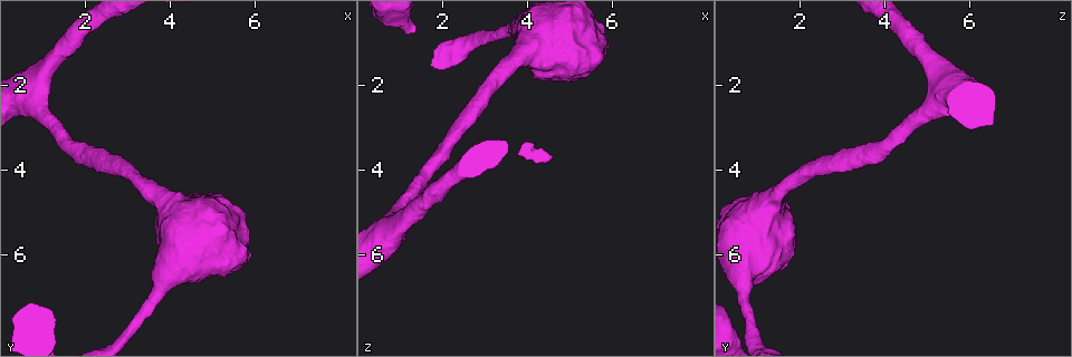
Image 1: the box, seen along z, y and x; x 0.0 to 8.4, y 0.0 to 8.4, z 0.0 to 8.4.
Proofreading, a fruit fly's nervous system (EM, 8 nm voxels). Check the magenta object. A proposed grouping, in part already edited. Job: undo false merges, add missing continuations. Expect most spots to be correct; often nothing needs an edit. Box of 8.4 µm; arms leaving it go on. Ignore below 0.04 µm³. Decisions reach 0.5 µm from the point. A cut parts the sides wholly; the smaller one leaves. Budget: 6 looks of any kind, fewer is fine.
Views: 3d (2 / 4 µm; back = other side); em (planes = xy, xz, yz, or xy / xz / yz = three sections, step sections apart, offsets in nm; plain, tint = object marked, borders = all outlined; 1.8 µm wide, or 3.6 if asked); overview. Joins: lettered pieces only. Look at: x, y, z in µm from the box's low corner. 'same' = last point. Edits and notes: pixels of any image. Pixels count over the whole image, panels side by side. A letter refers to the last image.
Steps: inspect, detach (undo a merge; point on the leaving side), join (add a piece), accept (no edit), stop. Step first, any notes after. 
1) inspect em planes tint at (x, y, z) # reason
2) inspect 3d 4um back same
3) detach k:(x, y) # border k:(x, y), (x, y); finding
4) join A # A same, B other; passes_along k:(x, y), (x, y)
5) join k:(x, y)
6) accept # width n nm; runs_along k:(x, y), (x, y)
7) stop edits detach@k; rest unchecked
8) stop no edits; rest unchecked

inspect em planes borders at (0.90, 2.40, 5.10) # calibre changes

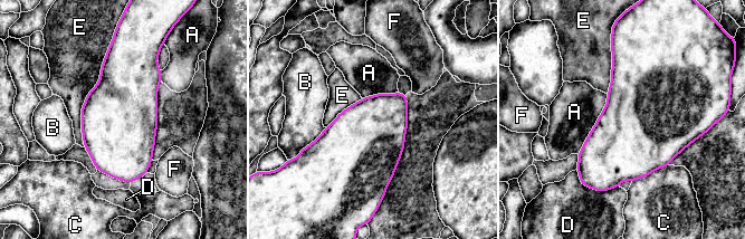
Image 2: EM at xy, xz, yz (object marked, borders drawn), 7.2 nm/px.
accept # A other, B other, C other, D other, E other, F other; border 2:(608, 94), (605, 106), (578, 154); continuous, no second neuron

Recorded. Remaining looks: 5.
inspect 3d 4um at (4.05, 4.95, 1.20) # thick turns thin

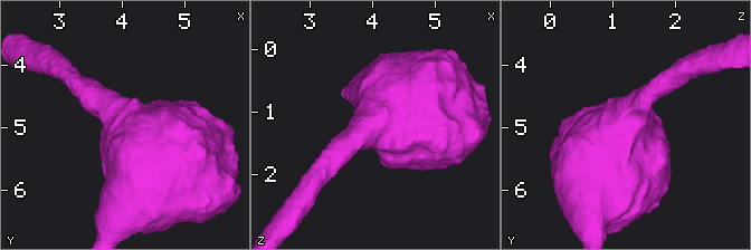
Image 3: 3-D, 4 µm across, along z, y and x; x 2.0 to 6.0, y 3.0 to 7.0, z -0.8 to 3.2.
inspect em 3.6um yz step 8 tint at (4.05, 4.90, 1.20)

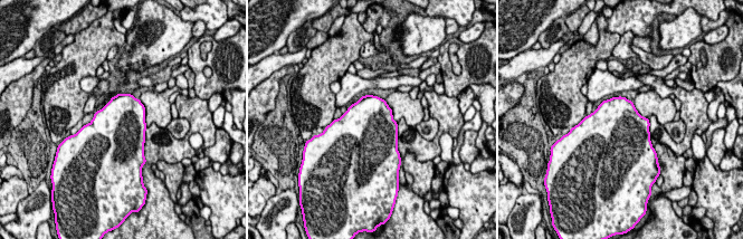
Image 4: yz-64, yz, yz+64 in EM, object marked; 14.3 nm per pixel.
inspect em 3.6um xy step 8 borders same

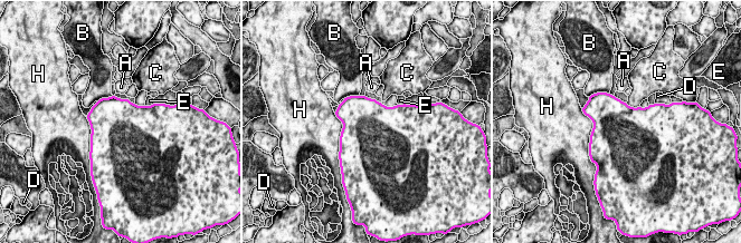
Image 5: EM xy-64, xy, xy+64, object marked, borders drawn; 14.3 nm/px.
accept # width 800 nm; A other, B other, C other, D other, E other, H other; border 5:(144, 105), (149, 106); one neuron here

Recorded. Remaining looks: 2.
inspect em xz step 16 tint at (3.90, 6.50, 0.60) # sudden change in width

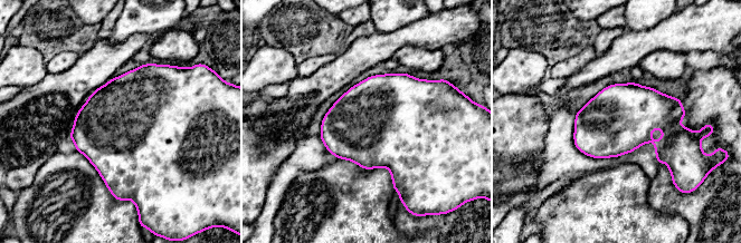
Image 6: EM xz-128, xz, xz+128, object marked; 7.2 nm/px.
inspect em planes borders same

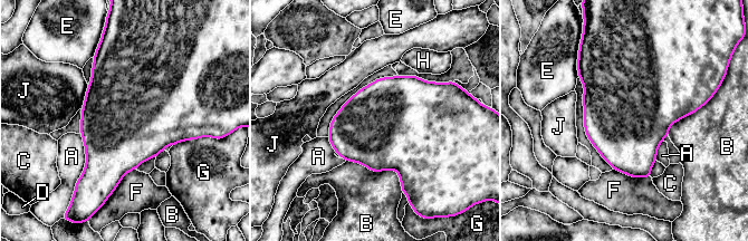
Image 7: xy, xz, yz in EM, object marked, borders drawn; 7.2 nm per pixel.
accept # longest_contact B 480 nm; A other, B other, C other, D other, E other, F other, G other, H other, J other; border 7:(88, 85), (80, 108); all the same neuron

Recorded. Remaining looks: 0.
stop no edits; rest unchecked

